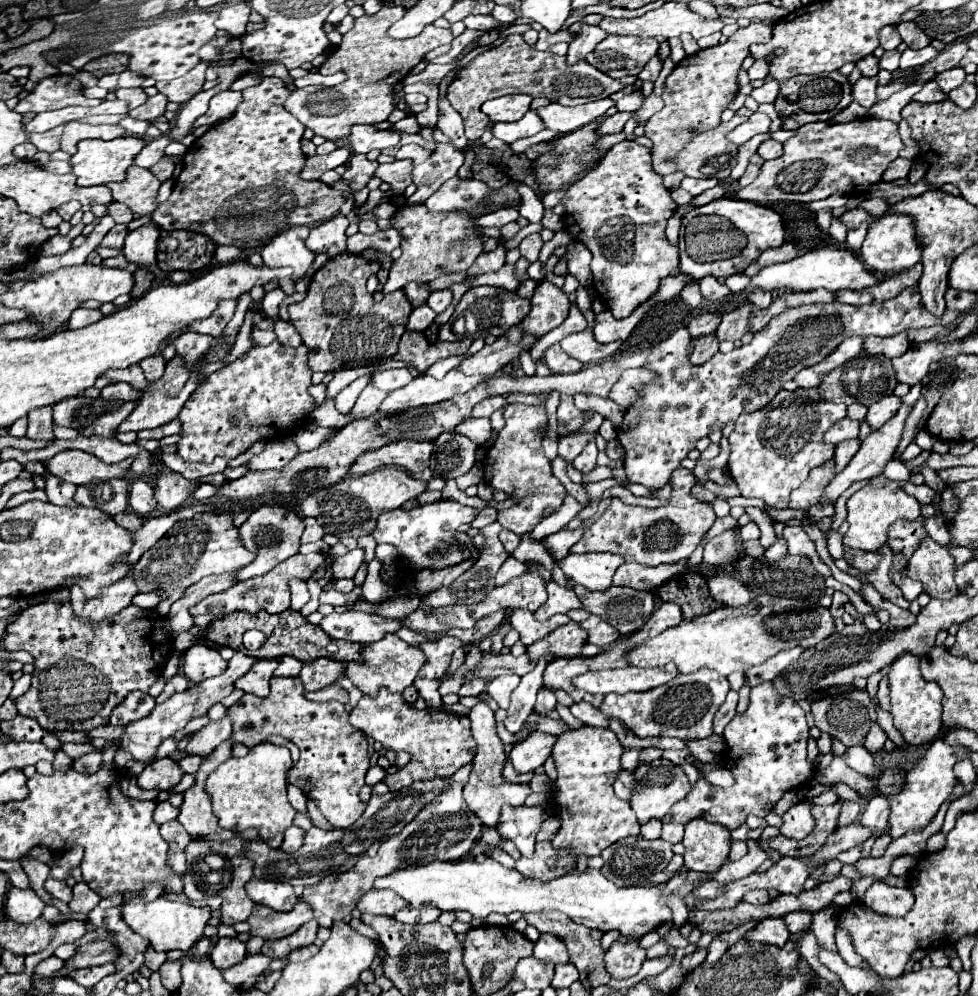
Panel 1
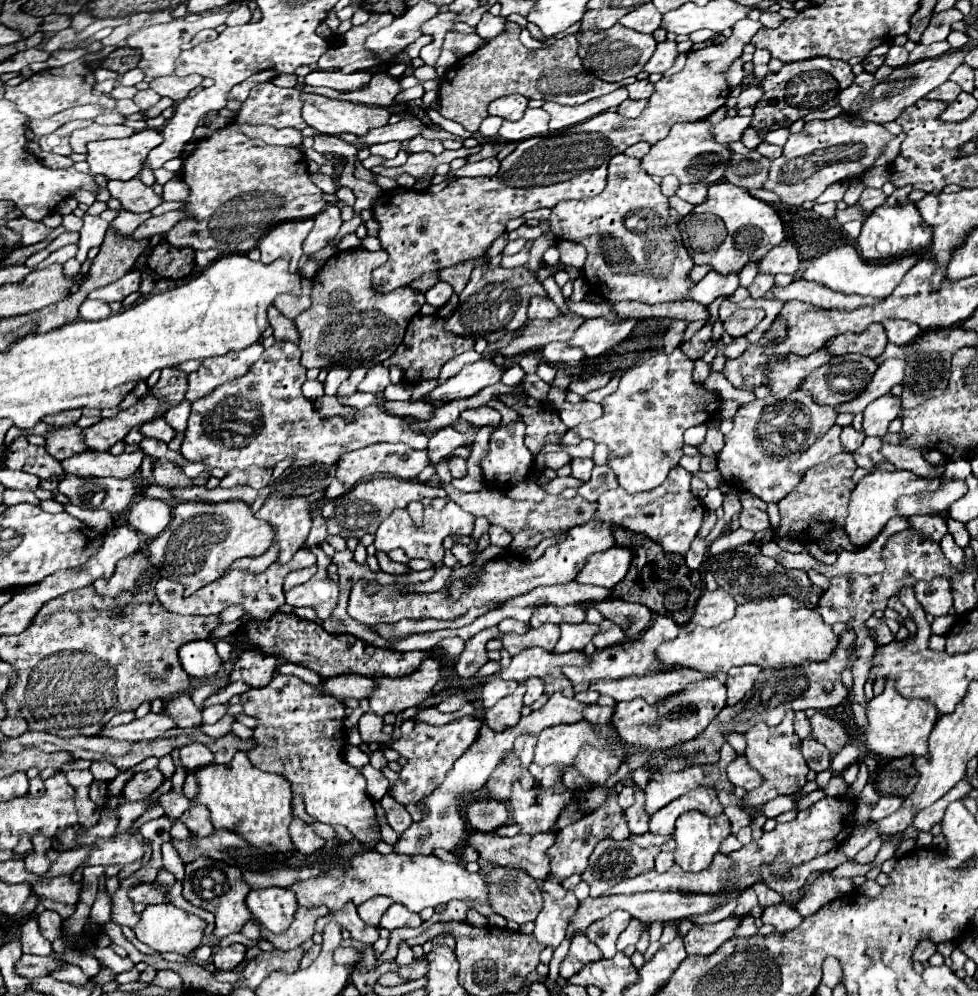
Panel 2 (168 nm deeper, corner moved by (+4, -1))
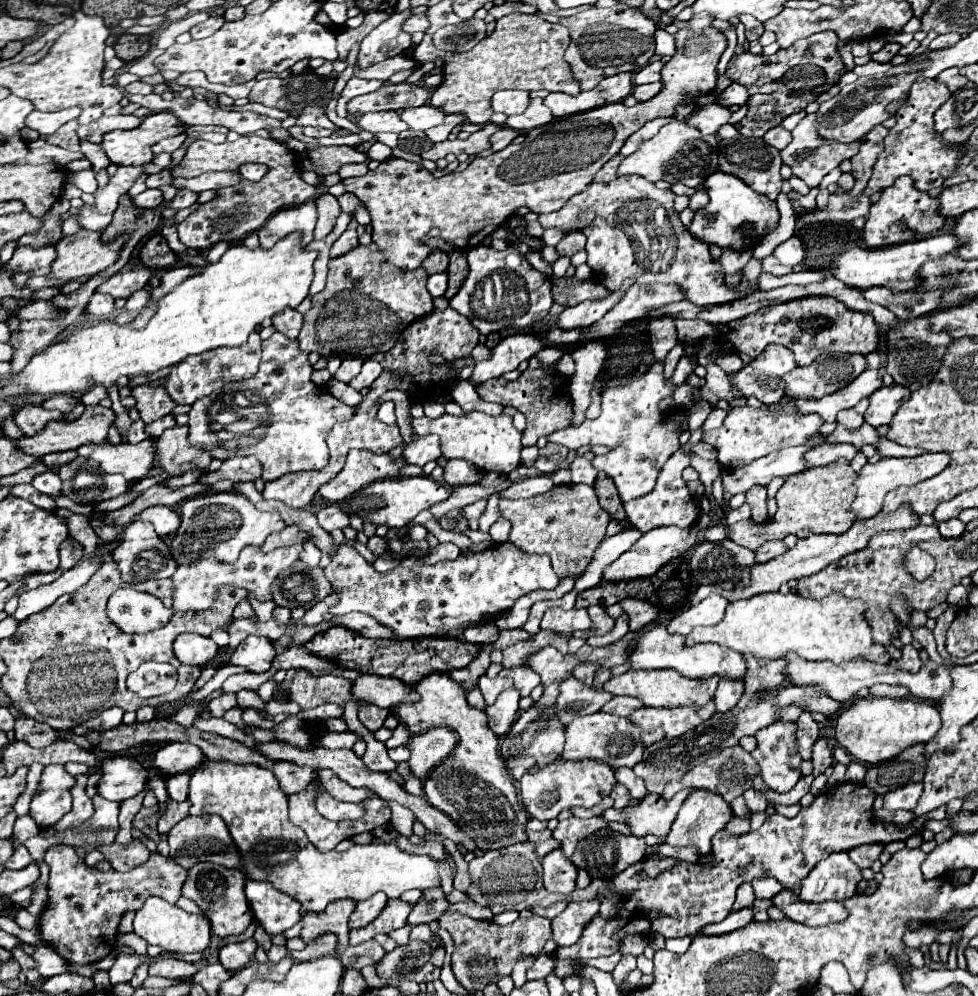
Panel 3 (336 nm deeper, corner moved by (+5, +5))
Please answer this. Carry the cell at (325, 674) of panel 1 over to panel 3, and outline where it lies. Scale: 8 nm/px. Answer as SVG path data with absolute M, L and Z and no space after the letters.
M359 676L357 680L353 680L351 694L355 700L371 702L379 708L391 708L401 702L419 700L419 696L409 692L407 686L397 678L379 678L379 676Z

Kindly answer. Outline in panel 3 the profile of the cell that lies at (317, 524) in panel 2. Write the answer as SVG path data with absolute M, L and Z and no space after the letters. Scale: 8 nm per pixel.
M327 506L327 508L319 510L317 518L319 518L319 526L321 526L325 532L331 532L331 530L335 530L335 528L345 528L345 526L349 526L349 516L347 516L341 508L337 508L337 506Z

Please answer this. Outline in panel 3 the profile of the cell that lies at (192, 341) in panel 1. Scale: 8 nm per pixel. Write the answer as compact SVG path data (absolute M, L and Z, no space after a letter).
M135 386L131 396L137 400L135 408L139 410L141 420L145 424L151 424L151 422L163 418L165 414L169 414L175 408L175 402L167 394L167 390L163 390L163 386L155 386L155 388Z

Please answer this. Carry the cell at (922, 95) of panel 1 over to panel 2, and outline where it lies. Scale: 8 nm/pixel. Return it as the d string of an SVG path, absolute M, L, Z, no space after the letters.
M944 82L944 84L940 84L938 88L934 88L926 98L932 98L932 100L942 100L942 102L946 102L946 104L950 104L958 94L962 92L962 88L958 86L958 84L954 84L954 82Z

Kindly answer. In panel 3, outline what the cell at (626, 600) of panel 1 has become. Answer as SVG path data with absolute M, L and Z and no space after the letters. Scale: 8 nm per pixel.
M623 598L619 604L623 612L629 616L631 632L641 632L645 626L649 626L657 618L657 612L659 612L653 604L637 598Z

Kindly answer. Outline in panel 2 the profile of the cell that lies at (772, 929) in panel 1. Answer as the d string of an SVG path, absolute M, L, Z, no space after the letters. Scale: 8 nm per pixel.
M782 902L782 904L776 904L776 906L768 906L762 912L762 922L764 924L772 924L778 932L788 932L788 930L800 926L802 920L804 918L788 902Z

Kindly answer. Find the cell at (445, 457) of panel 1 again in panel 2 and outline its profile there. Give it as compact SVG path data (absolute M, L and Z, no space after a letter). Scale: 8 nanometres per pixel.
M450 458L448 466L450 466L450 472L452 472L452 478L464 478L466 476L466 460Z

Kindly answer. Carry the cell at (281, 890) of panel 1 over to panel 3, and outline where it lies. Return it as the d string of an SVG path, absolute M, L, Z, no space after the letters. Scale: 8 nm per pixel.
M247 880L245 894L253 910L255 920L267 930L267 934L281 934L301 920L301 906L295 898L279 892L269 882Z

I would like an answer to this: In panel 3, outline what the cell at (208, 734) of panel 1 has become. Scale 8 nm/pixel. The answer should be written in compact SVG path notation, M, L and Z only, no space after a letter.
M169 742L155 752L155 766L169 776L195 770L203 762L205 762L205 756L201 748L191 742Z

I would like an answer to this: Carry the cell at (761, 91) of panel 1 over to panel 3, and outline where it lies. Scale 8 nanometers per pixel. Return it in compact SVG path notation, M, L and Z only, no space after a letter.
M731 84L725 92L719 94L719 102L723 106L733 106L733 104L743 106L747 102L747 98L749 98L749 90L741 84Z

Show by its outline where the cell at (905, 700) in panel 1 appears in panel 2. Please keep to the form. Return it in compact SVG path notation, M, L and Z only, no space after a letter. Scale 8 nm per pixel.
M888 680L884 692L868 702L866 716L868 716L866 732L858 728L854 732L854 738L868 750L868 754L884 758L902 758L906 754L924 756L924 752L928 752L928 736L936 724L938 712L936 706L928 704L926 700L904 700L892 688L892 680Z

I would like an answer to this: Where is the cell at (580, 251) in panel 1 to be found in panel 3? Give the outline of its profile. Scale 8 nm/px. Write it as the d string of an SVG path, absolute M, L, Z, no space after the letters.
M577 230L567 232L563 236L563 240L555 248L557 248L557 252L561 256L569 256L571 258L573 254L577 254L577 252L581 252L585 248L585 236L581 232L577 232Z

